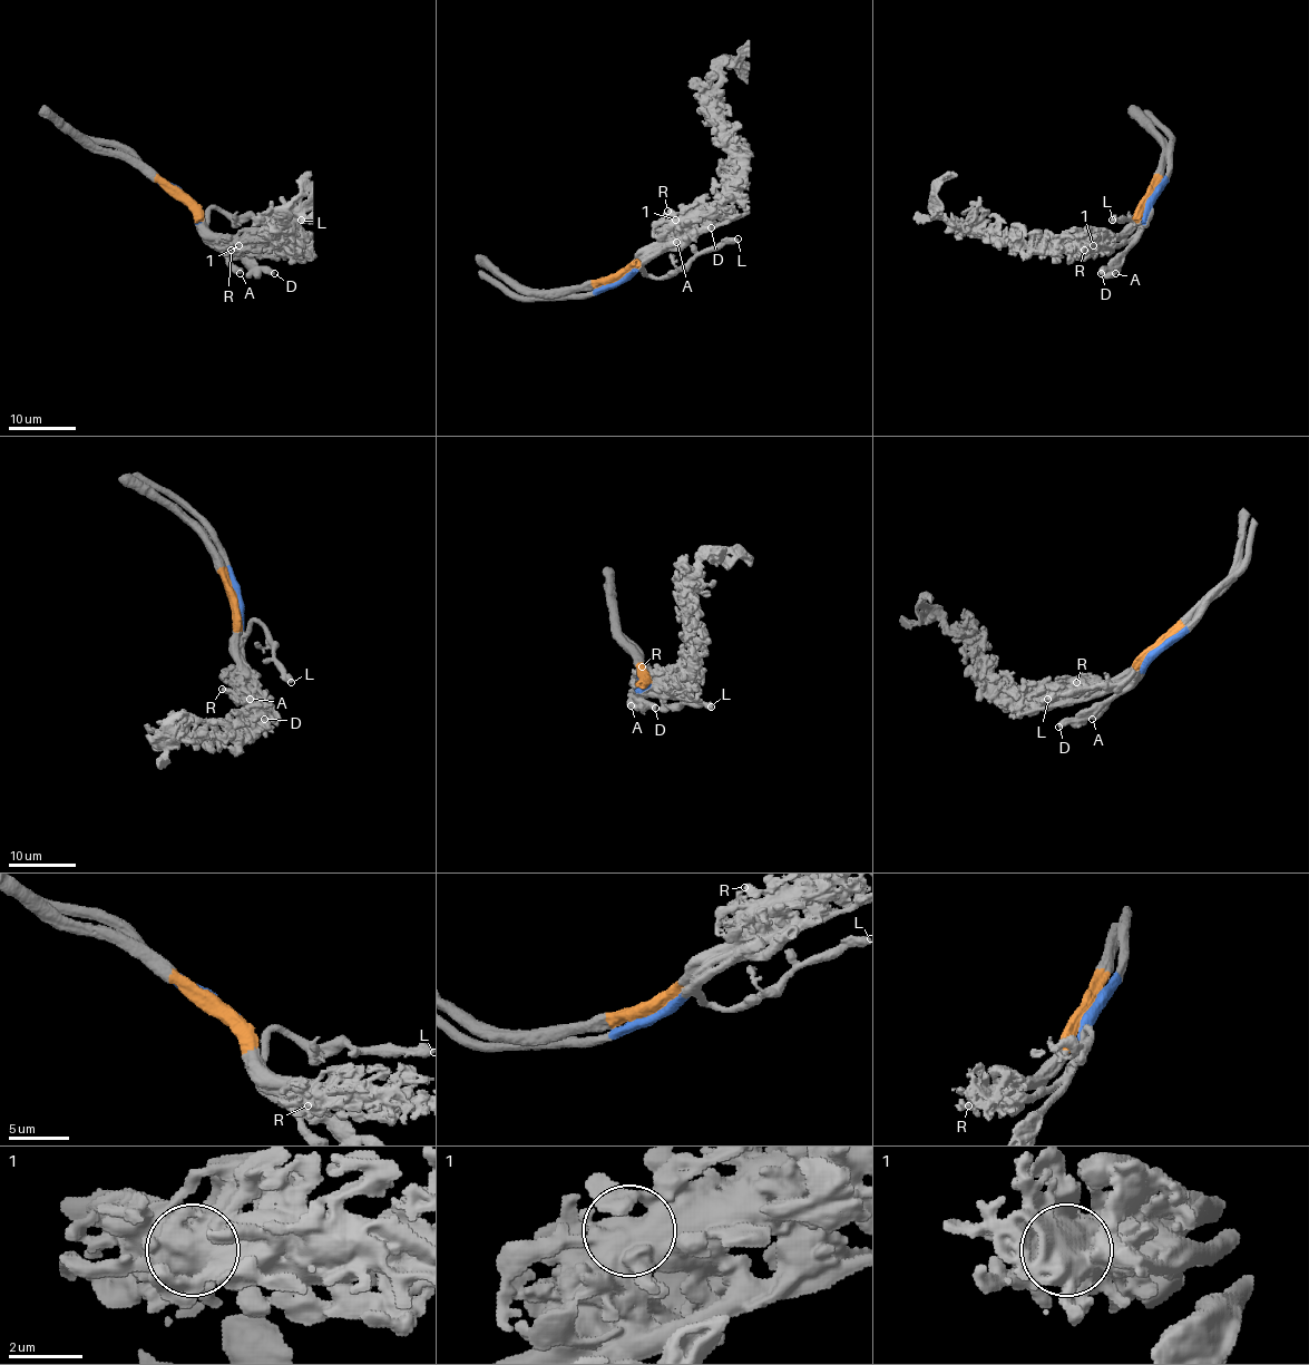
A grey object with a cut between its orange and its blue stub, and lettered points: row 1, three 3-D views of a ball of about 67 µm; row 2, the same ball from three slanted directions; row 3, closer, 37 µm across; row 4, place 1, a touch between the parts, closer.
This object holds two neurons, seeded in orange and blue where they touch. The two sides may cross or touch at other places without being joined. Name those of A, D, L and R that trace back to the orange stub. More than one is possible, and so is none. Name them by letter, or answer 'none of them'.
R

